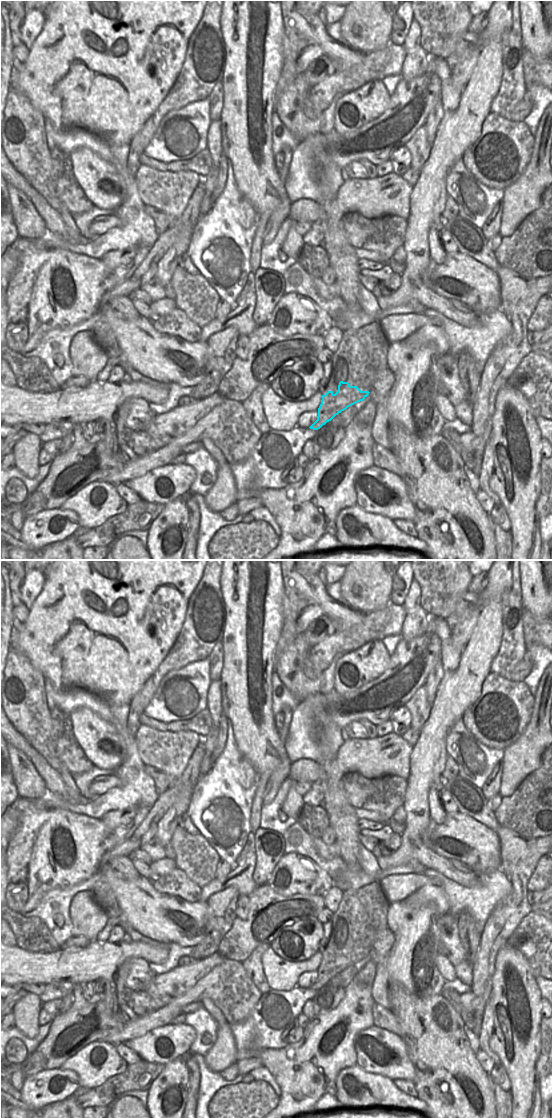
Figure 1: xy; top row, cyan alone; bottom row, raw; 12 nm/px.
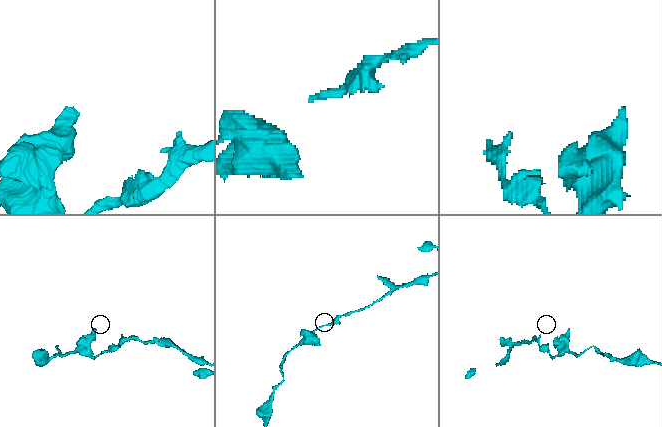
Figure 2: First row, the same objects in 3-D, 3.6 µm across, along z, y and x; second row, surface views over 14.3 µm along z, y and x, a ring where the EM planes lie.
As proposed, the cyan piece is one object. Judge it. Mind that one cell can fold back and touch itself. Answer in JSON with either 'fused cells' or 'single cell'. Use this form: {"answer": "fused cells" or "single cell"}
{"answer": "single cell"}

